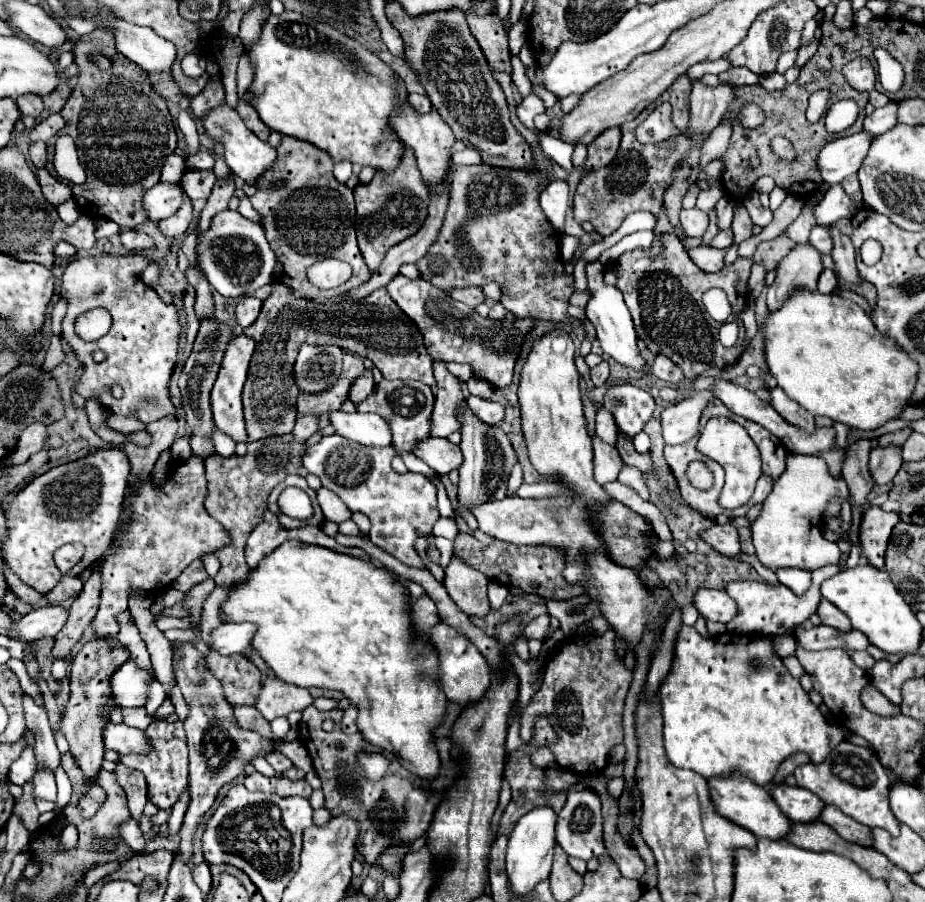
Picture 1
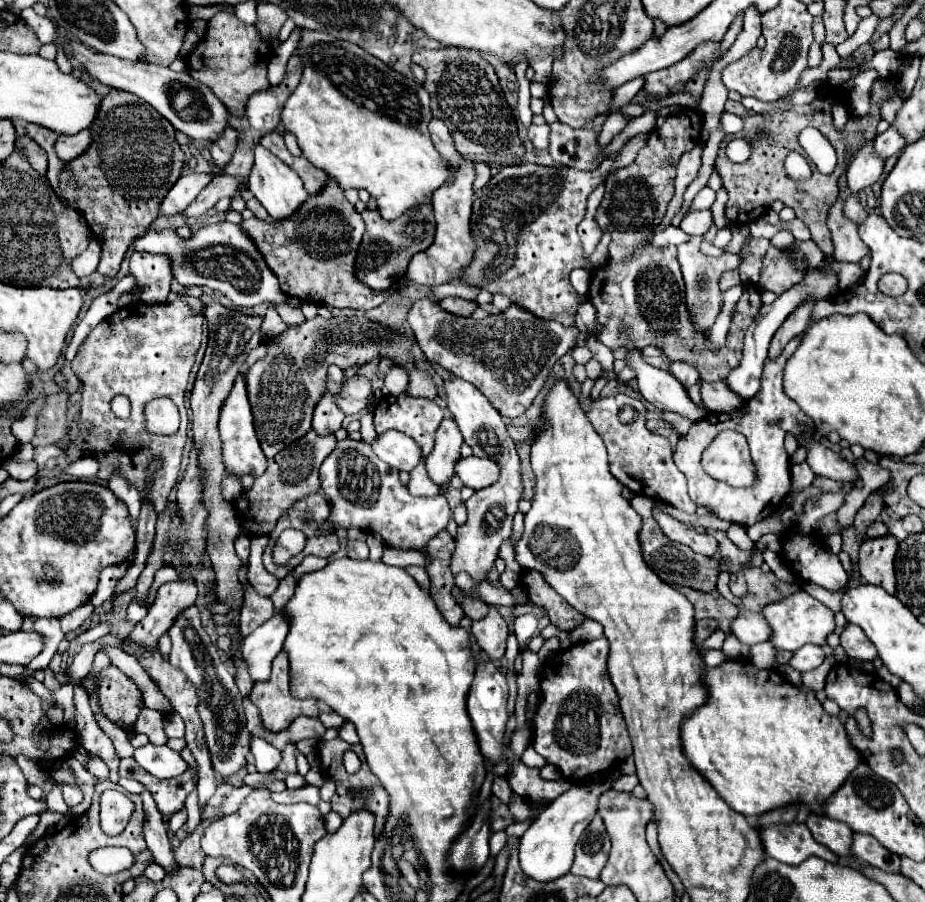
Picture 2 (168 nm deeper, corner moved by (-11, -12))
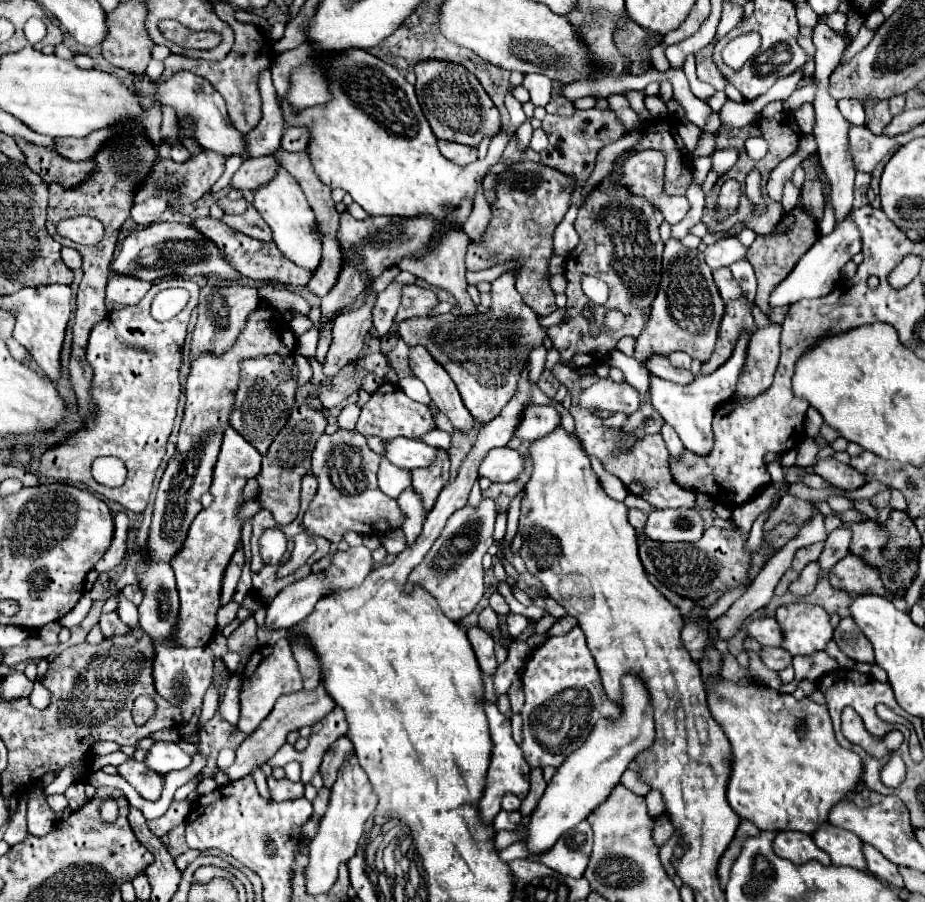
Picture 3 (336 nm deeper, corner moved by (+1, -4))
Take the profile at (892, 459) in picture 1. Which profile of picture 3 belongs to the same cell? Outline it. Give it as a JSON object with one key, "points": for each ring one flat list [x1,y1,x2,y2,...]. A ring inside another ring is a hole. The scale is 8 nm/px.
{"points":[[836,528,834,532,828,534,828,540,826,540,826,546,818,558,818,566,820,566,820,578,824,578,836,564,838,560,842,560,842,556,846,556,850,550,850,538,852,538,852,532,846,530,846,528]]}

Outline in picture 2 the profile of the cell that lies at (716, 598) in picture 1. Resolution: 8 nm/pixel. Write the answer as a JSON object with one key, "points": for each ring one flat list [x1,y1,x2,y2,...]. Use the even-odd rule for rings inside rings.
{"points":[[742,612,738,614,730,624,732,634,748,646,754,646,758,642,766,642,770,636,770,626,758,612]]}

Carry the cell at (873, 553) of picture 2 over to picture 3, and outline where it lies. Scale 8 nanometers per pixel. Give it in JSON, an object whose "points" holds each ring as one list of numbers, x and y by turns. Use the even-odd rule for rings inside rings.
{"points":[[852,554,842,558,834,566,828,578,832,588,846,590,850,598,864,594,878,594,878,596,886,594,878,572,874,572,874,568,868,568,868,564,864,564,862,560,858,560,858,556]]}

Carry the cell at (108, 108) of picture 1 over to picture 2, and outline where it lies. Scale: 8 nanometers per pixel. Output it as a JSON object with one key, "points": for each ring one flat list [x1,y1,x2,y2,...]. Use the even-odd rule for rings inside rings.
{"points":[[114,92,102,96,98,116,90,126,90,148,64,164,58,190,62,198,76,206,88,222,90,232,100,240,102,260,98,272,110,278,120,270,120,262,132,240,144,236,160,216,158,206,184,168,184,152,176,140,176,128,162,114,154,112,150,104,136,104,132,94],[70,176,78,180,80,188,70,186]]}

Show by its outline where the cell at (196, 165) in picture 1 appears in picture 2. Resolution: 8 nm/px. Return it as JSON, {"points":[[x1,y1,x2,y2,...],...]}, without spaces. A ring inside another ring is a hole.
{"points":[[198,172,184,174,174,184,174,188,166,194,166,198,162,200,160,212,164,216,178,214,182,208,186,208,198,196,198,192,202,192,202,188,206,188,206,184,210,184,212,178,214,178,212,172,208,172,208,174,198,174]]}

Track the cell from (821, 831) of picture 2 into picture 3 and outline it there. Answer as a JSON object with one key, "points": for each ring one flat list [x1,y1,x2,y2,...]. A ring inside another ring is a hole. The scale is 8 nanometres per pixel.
{"points":[[832,824,820,826,820,830,812,836,818,848,822,848,834,866,850,866,856,870,866,870,866,858,862,852,862,840,842,828]]}

